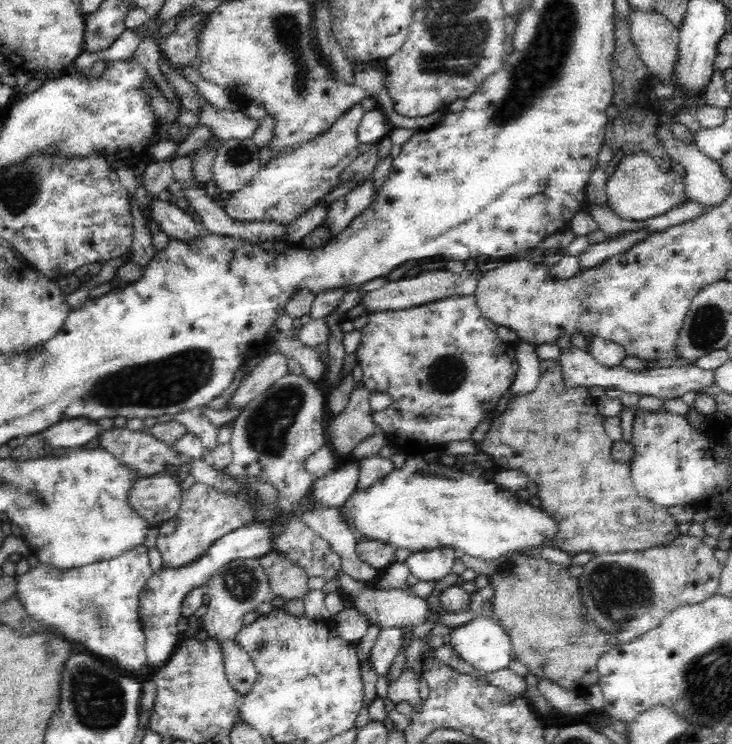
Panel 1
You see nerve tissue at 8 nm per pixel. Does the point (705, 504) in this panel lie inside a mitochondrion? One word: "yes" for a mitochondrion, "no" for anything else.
no

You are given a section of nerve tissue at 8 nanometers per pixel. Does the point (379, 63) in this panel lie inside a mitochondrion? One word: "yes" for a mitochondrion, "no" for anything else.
no

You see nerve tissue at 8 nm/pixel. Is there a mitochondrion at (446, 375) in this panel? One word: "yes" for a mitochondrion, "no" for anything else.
yes

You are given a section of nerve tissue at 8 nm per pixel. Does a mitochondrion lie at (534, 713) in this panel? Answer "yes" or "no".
no

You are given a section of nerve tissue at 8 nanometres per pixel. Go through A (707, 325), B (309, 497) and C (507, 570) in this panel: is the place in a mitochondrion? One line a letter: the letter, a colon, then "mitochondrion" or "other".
A: mitochondrion
B: other
C: mitochondrion

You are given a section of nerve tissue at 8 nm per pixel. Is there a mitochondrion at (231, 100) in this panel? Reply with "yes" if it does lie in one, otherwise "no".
no

